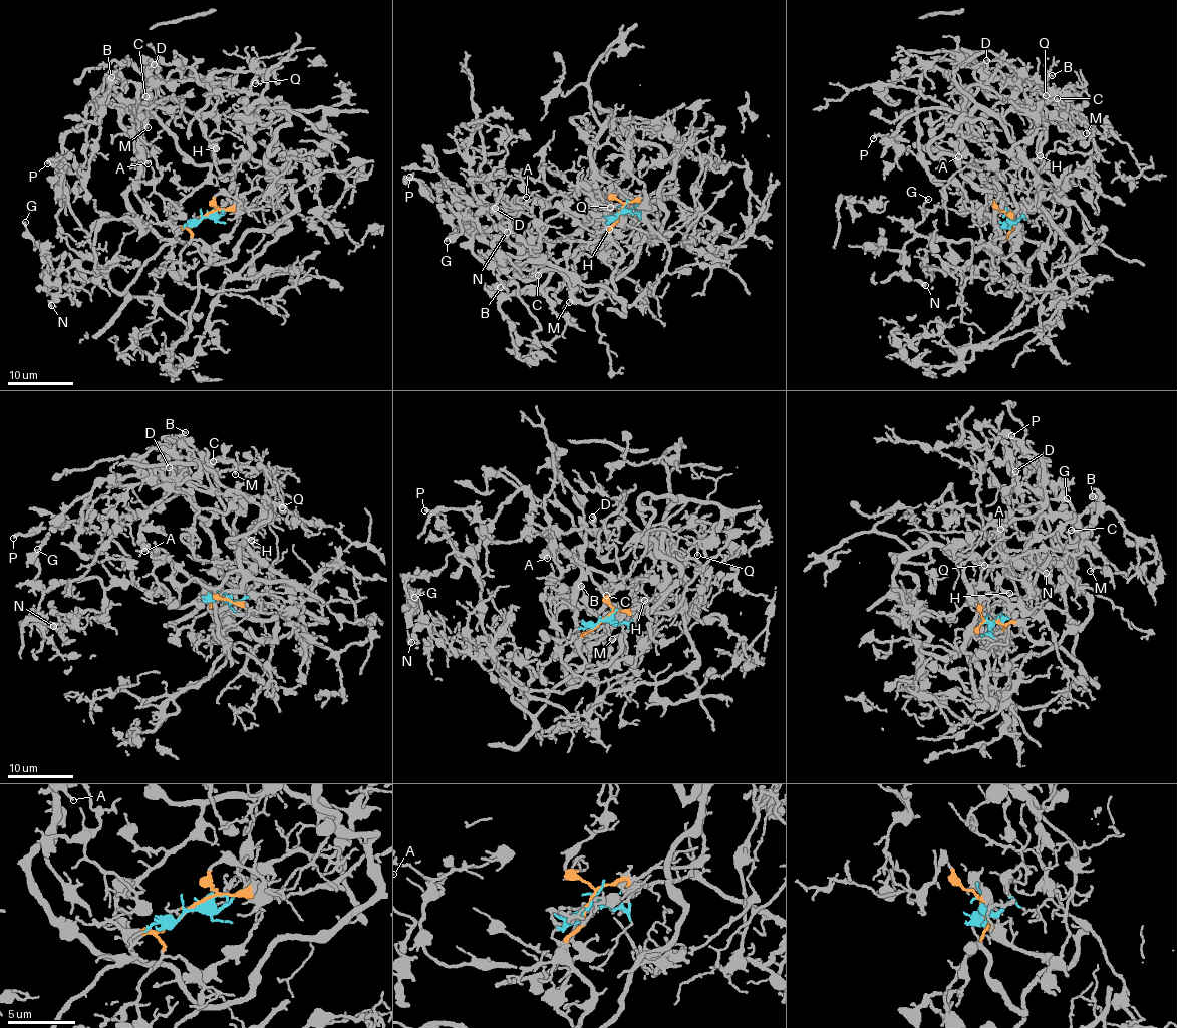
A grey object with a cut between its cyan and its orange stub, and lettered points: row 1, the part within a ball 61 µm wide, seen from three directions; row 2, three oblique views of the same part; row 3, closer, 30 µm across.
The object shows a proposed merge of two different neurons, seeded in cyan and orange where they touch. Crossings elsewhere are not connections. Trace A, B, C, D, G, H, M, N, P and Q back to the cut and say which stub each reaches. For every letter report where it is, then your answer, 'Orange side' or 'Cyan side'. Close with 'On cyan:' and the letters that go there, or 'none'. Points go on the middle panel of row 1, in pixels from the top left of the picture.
A: Place: (526, 197). Cyan side
B: Place: (500, 287). Cyan side
C: Place: (538, 275). Cyan side
D: Place: (495, 208). Cyan side
G: Place: (447, 241). Orange side
H: Place: (609, 229). Cyan side
M: Place: (569, 302). Cyan side
N: Place: (507, 232). Orange side
P: Place: (409, 177). Orange side
Q: Place: (610, 207). Cyan side
On cyan: A, B, C, D, H, M, Q

